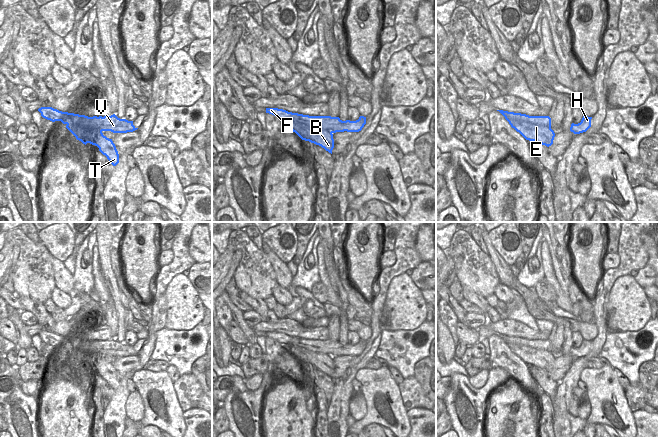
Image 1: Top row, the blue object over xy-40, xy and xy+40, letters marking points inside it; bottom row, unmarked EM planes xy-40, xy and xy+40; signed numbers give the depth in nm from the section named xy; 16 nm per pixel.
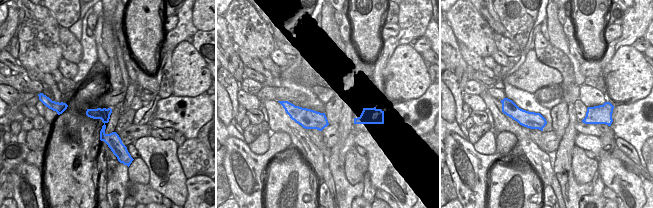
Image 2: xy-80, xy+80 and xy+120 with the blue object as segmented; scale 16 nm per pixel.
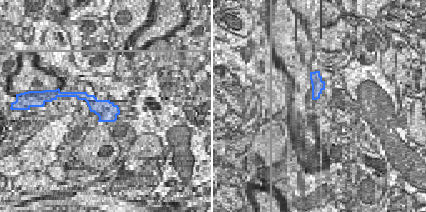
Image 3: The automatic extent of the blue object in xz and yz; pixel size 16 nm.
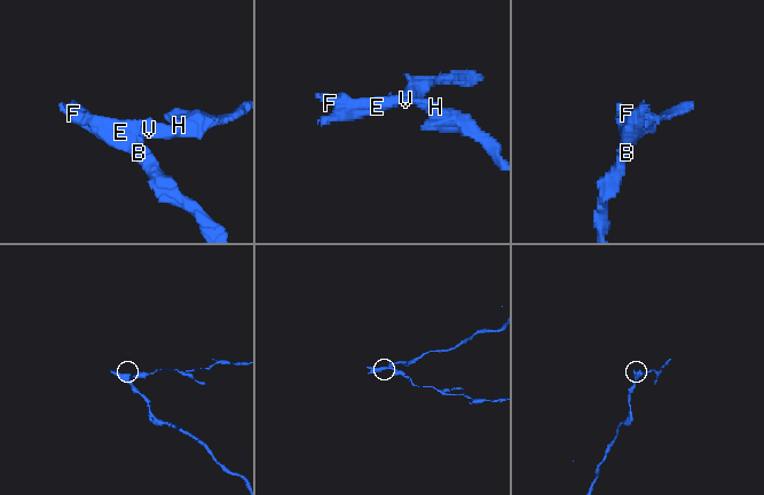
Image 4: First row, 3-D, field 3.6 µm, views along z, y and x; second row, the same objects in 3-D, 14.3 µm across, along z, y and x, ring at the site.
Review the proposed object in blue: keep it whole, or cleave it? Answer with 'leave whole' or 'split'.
split

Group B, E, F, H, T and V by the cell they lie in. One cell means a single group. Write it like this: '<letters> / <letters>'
B E T / F H V

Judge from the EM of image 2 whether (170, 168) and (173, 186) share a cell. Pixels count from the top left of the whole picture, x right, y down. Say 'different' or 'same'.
same

